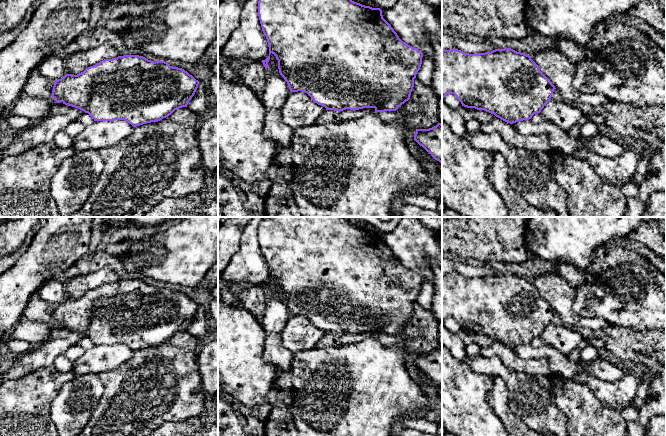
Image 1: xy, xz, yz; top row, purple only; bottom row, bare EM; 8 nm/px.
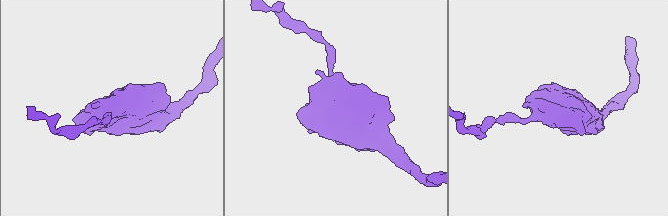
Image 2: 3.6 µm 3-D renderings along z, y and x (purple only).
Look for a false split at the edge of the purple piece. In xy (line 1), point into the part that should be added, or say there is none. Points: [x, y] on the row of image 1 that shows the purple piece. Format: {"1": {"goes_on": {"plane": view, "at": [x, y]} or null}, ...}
{"1": {"goes_on": null}}

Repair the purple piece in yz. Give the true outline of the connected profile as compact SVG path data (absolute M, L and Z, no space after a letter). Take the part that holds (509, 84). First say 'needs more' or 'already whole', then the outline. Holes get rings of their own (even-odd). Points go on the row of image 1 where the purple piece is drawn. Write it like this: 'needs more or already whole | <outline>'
already whole | M455 48L442 51L442 99L449 93L454 94L462 106L492 113L510 124L529 120L534 114L540 113L551 100L555 89L531 56L511 48L477 54L465 53Z

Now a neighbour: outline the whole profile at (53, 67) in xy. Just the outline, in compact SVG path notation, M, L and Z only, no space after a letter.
M50 55L37 67L39 73L54 81L63 78L67 74L65 60L56 55Z

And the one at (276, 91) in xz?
M272 53L268 65L261 99L266 110L263 134L275 143L278 152L283 148L291 147L293 141L293 129L284 122L281 111L291 91L280 75L278 60Z

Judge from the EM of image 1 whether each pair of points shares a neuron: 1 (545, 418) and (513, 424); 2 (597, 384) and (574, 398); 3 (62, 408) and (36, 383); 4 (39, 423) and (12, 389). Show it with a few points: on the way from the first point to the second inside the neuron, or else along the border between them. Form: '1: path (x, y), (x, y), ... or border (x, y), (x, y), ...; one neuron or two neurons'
1: border (509, 403), (509, 409), (527, 425); two neurons
2: border (572, 378), (586, 383), (596, 397), (606, 406); two neurons
3: border (68, 381), (51, 405), (53, 423); two neurons
4: path (31, 415), (13, 397); one neuron

